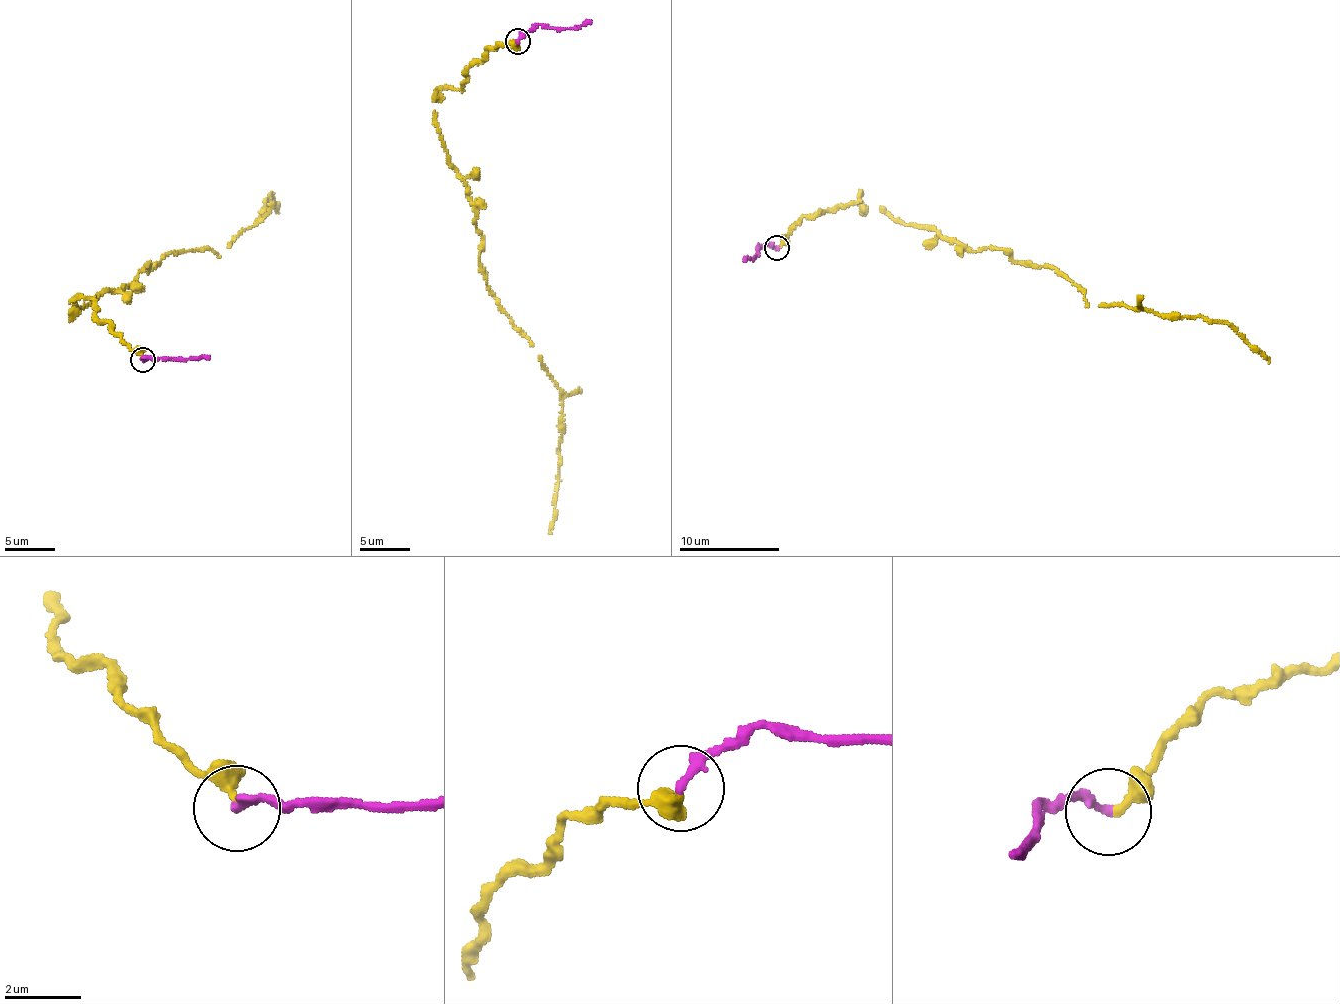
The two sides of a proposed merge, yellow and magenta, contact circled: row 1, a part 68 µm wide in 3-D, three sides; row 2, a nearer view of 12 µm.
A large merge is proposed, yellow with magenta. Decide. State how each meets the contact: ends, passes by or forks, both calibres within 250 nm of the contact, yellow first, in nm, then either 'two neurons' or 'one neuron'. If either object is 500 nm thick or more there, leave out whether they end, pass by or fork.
yellow passes by; magenta ends there; 220 nm thick on the yellow side, 220 nm on the other; one neuron

